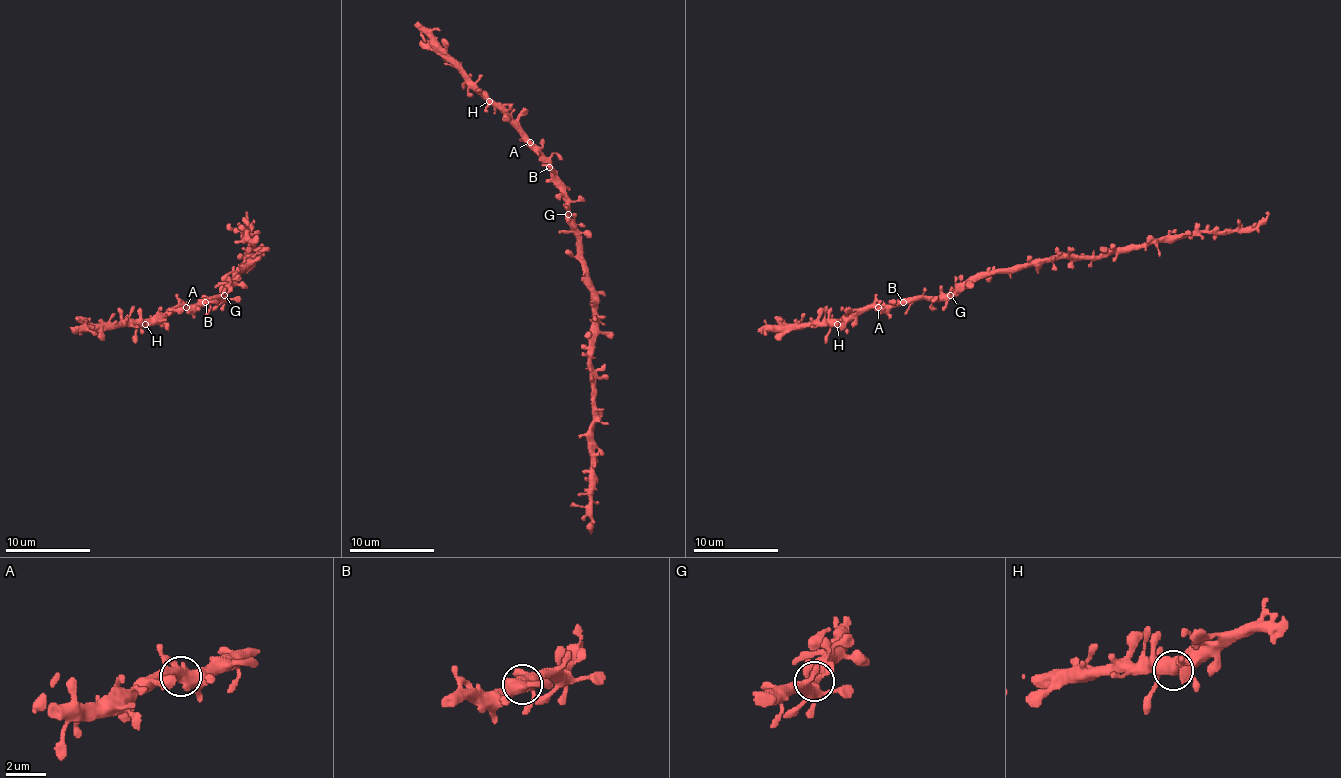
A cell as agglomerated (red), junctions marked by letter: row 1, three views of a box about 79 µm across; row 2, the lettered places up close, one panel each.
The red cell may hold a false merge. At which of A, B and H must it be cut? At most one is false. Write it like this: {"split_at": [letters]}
{"split_at": []}

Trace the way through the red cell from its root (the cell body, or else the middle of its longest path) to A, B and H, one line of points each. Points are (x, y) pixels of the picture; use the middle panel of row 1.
A: (581, 250), (576, 225), (566, 210), (564, 182), (530, 142)
B: (581, 250), (576, 225), (566, 210), (564, 182), (549, 167)
H: (581, 250), (576, 225), (566, 210), (564, 182), (547, 165), (532, 142), (489, 101)

